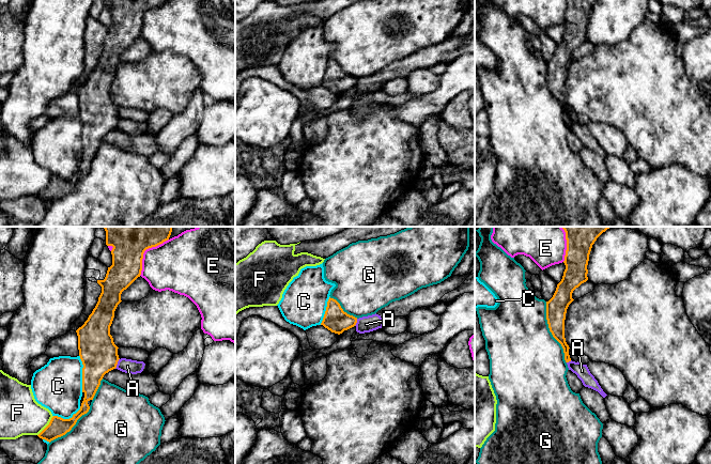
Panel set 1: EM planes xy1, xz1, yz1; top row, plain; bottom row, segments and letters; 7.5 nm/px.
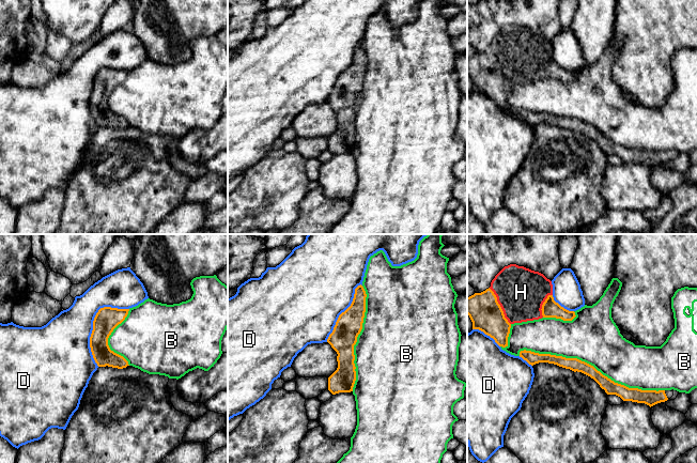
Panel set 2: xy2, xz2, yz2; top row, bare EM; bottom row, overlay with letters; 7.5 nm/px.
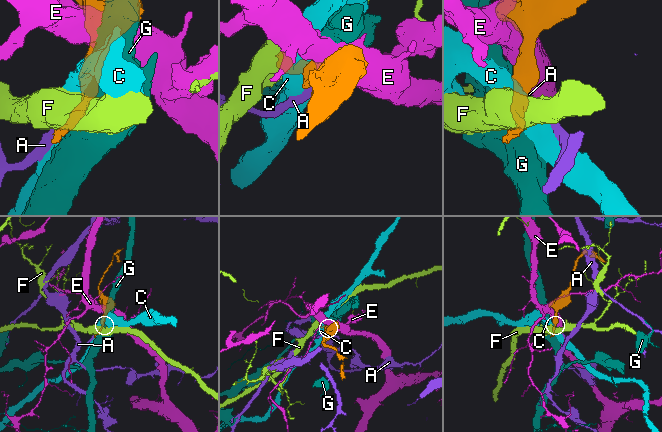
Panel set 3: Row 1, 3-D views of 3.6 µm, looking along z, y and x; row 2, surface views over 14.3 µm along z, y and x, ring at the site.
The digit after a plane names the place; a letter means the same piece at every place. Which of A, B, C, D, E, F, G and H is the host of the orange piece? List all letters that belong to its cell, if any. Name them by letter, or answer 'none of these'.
H

